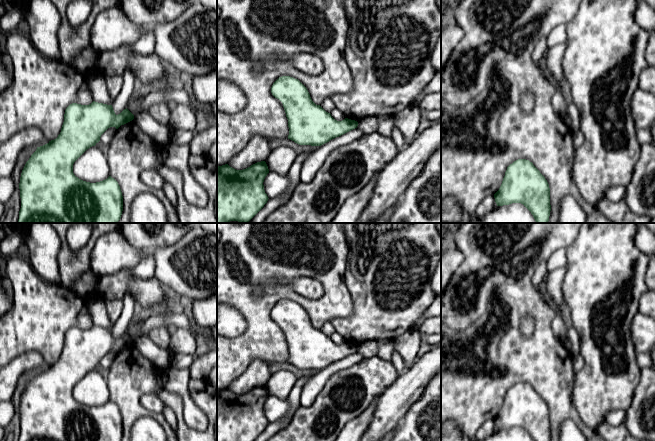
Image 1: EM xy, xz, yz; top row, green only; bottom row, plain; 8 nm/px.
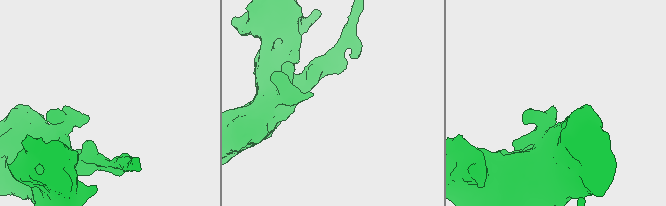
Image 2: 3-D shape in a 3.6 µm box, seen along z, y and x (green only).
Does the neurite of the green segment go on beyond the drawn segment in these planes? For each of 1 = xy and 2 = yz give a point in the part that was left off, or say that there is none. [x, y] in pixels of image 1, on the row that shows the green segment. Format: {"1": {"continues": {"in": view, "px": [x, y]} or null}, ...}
{"1": {"continues": null}, "2": {"continues": null}}

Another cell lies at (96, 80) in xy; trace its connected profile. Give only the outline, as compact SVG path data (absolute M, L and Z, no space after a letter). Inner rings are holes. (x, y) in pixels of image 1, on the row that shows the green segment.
M96 69L86 77L86 80L95 102L107 105L113 104L114 99L108 93L108 89L105 83L105 73Z

